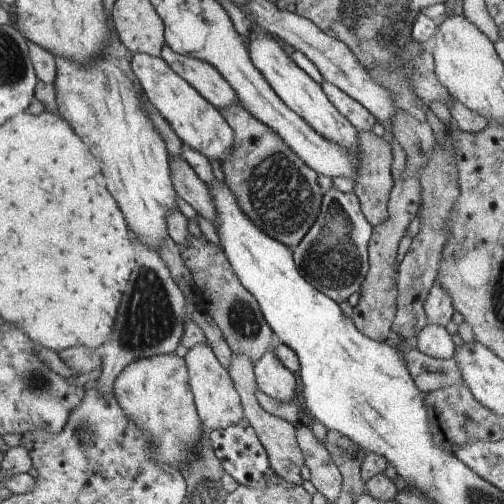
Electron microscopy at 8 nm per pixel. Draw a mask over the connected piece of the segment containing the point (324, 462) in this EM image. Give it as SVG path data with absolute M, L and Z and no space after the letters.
M297 422L294 425L298 446L304 455L305 464L310 470L310 482L312 482L314 488L316 488L322 496L326 496L328 503L334 502L340 494L343 483L342 474L340 470L338 470L338 466L336 466L330 453L326 450L325 444L323 442L316 441L316 436L314 436L313 430L300 422Z

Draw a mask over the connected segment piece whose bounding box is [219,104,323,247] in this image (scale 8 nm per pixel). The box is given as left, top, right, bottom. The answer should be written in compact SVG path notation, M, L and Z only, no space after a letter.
M230 104L226 108L219 109L220 114L228 122L228 126L234 132L234 148L230 158L220 163L225 178L225 184L232 190L232 194L238 198L238 204L242 212L274 240L286 244L286 246L296 246L318 216L322 189L318 185L318 173L312 170L302 159L292 152L292 149L276 134L271 128L262 124L255 116L252 116L241 104Z

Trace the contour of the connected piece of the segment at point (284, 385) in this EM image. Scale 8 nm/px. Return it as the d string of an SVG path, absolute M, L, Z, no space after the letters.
M268 349L253 365L257 388L264 394L280 402L295 399L298 382L294 373L278 360L274 349Z

